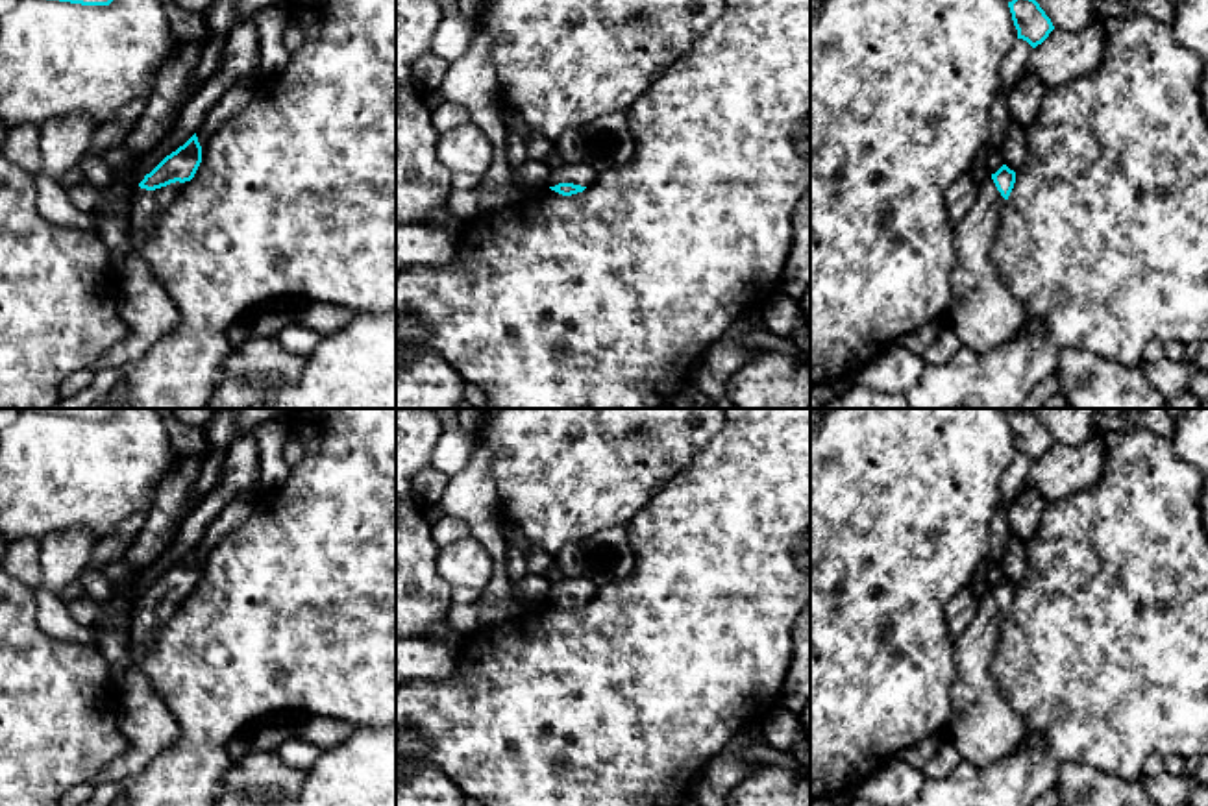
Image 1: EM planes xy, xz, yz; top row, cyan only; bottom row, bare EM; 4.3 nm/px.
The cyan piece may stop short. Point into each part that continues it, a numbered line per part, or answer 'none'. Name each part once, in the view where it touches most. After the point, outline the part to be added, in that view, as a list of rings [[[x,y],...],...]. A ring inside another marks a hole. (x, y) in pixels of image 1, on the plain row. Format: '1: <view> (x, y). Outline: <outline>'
1: xy (143, 718). Outline: [[[181,597],[146,604],[137,601],[129,616],[129,662],[124,693],[117,701],[115,719],[128,751],[104,767],[89,784],[120,782],[142,773],[179,734],[178,721],[141,664],[159,627],[178,610]]]

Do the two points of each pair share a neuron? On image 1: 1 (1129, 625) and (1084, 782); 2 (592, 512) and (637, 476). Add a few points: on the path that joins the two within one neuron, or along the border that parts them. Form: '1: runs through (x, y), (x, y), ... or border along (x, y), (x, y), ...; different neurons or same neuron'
1: border along (1129, 781), (1084, 764), (1066, 762), (1055, 786); different neurons
2: runs through (604, 501), (626, 479); same neuron

